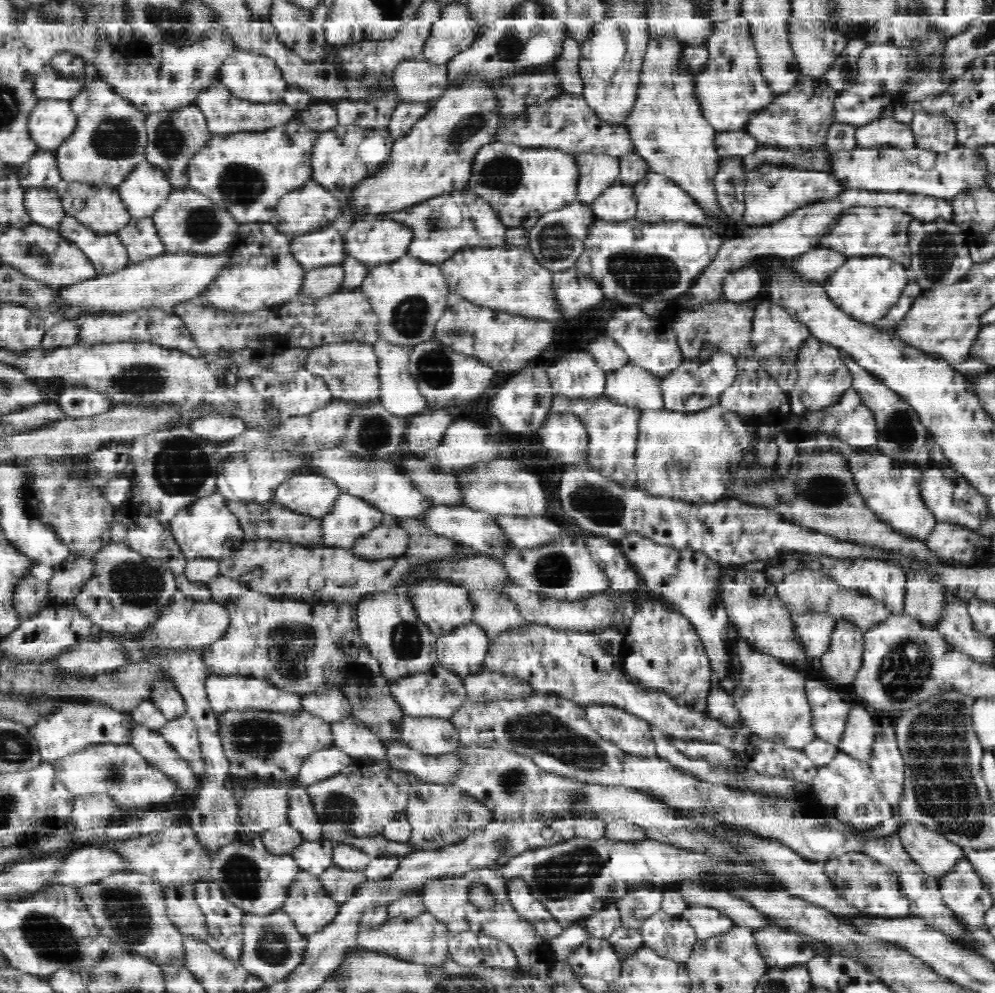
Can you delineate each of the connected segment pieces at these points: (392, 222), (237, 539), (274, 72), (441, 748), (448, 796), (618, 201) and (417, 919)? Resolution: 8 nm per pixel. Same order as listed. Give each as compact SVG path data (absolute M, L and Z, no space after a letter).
M360 216L351 222L350 229L345 233L344 239L346 239L345 256L357 258L364 263L366 268L371 269L380 266L380 264L391 263L406 255L408 247L414 240L414 234L412 234L410 226L396 219Z
M214 491L204 498L196 499L196 502L182 507L171 521L171 532L175 535L176 543L184 554L184 559L212 558L226 559L234 550L241 547L244 540L244 530L238 516L232 514L228 507L230 502L219 491Z
M237 49L231 54L223 66L220 66L217 78L226 83L232 94L239 96L240 99L251 100L252 103L280 103L283 101L285 90L290 86L285 81L280 68L276 67L274 59L245 49Z
M404 715L401 719L400 736L408 748L428 756L442 756L454 752L460 746L452 721L445 718Z
M416 784L410 786L410 797L404 815L408 817L412 827L408 844L414 850L436 850L450 844L458 844L474 834L474 830L490 824L494 820L488 807L476 798L468 798L464 790L456 790L457 786L444 784Z
M616 182L609 186L594 202L591 202L592 212L606 222L624 222L634 218L637 211L637 198L633 185Z
M434 914L394 915L385 920L380 927L359 927L356 934L356 944L366 951L376 951L392 955L399 959L407 959L408 962L429 964L444 963L444 958L450 958L448 954L448 940L450 932L446 930L443 922L438 922Z

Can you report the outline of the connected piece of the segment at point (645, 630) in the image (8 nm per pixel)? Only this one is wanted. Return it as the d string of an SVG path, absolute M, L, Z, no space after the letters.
M658 600L642 604L623 634L622 669L643 686L664 691L681 704L693 697L706 697L711 689L711 660L694 626L680 611L672 612Z

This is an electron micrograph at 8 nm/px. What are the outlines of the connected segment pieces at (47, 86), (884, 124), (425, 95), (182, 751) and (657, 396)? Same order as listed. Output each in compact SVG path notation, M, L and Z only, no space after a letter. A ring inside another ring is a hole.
M49 65L38 75L34 91L39 100L63 99L70 101L82 92L83 80L56 75Z
M892 118L873 119L869 123L857 126L855 137L858 147L899 148L910 150L916 147L915 136L911 127Z
M420 57L406 59L396 66L392 76L399 103L428 103L438 101L447 88L447 66L428 63Z
M186 714L180 718L168 719L164 728L160 728L158 732L185 761L188 761L192 772L201 778L204 775L205 762L200 749L198 729L192 717Z
M630 362L607 373L604 396L641 411L664 409L661 378Z

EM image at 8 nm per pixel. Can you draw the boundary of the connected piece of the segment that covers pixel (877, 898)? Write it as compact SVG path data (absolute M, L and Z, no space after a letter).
M860 852L844 854L844 858L838 860L828 859L824 862L824 866L826 874L830 874L828 878L833 888L836 888L858 910L886 918L908 917L910 914L908 898L904 898L896 874L892 874L892 870L874 858L868 858L868 854Z

